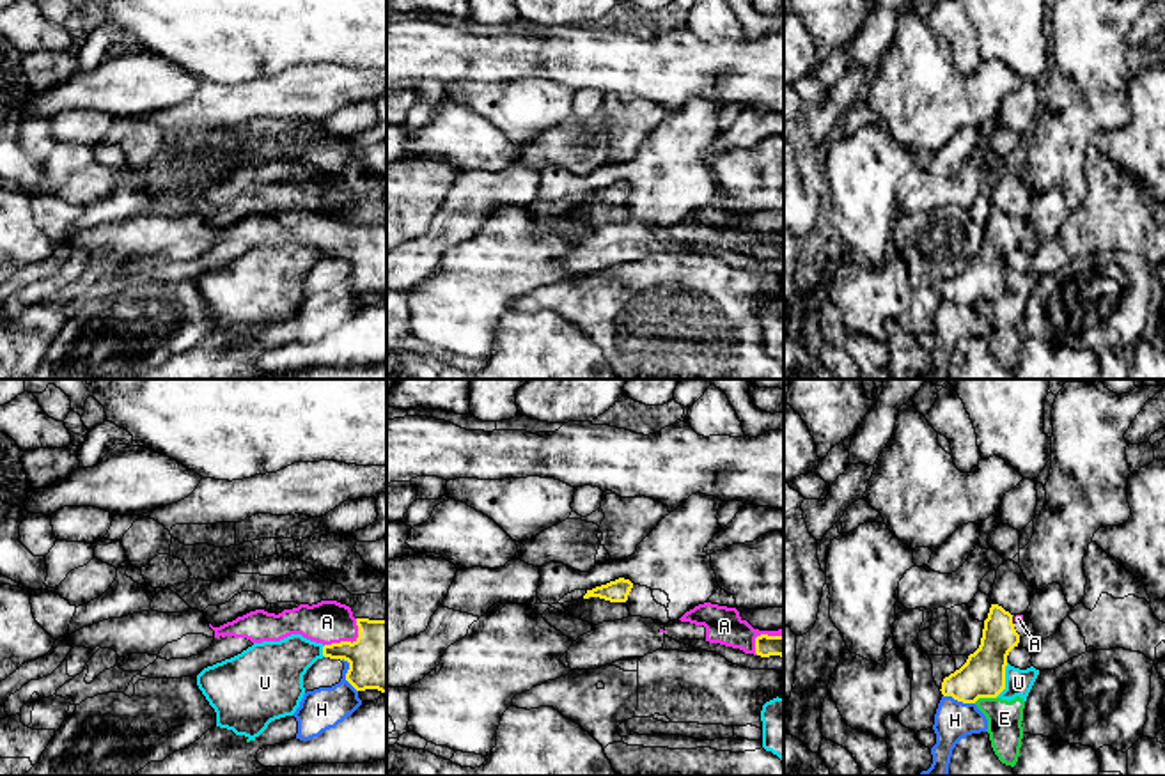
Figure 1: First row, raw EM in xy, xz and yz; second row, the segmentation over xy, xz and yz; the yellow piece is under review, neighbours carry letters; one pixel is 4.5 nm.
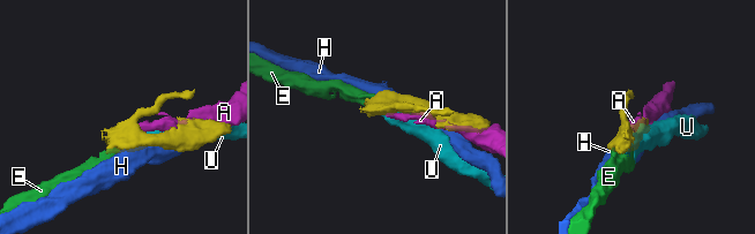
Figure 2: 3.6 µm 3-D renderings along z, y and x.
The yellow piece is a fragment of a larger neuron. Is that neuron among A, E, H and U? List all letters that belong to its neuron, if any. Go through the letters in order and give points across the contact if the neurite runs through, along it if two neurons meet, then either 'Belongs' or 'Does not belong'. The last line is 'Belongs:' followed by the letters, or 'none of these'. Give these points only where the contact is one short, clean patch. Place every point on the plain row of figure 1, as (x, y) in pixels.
A: Belongs
E: Boundary: yz (995, 300), (979, 300), (974, 305). Does not belong
H: Does not belong
U: Does not belong
Belongs: A

